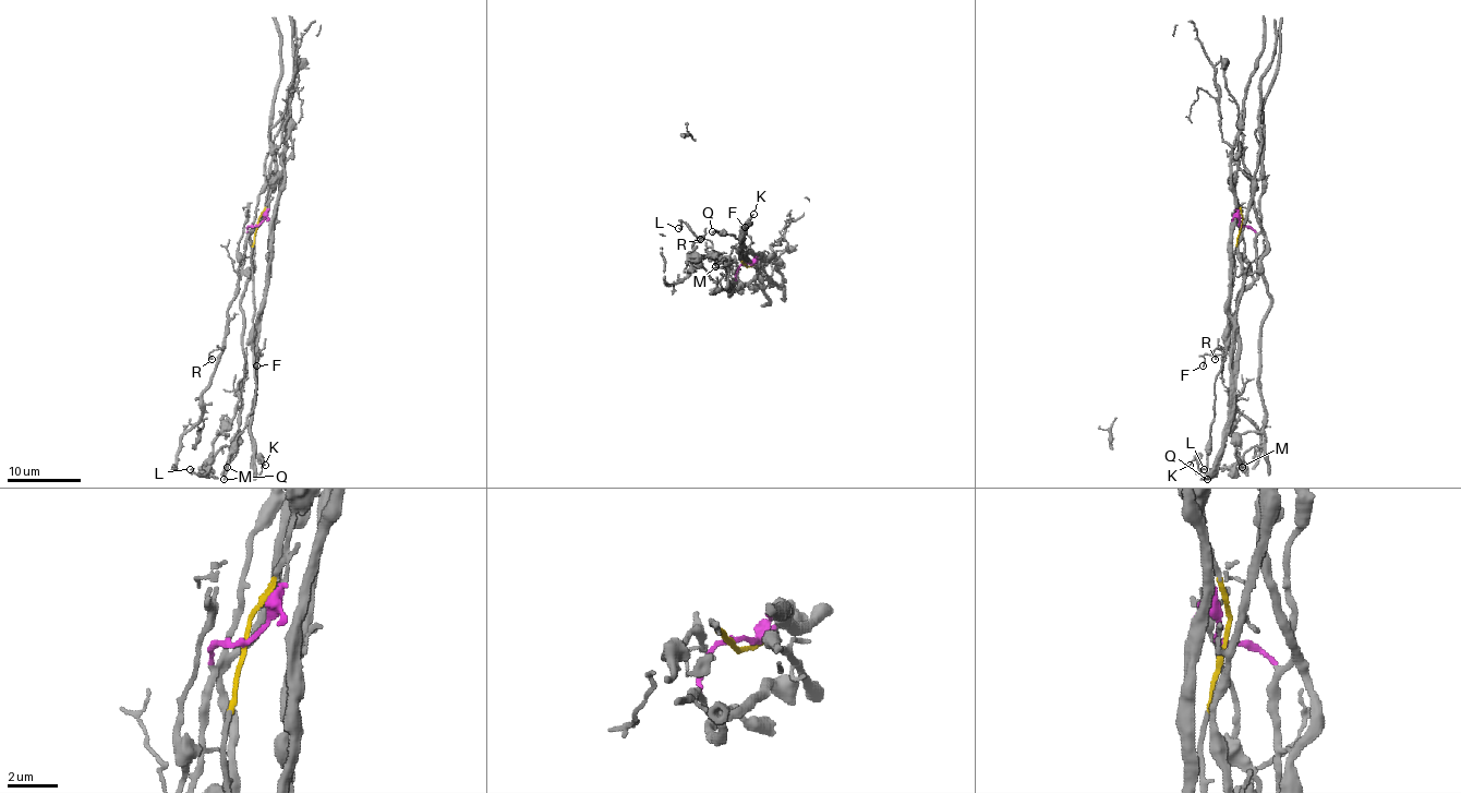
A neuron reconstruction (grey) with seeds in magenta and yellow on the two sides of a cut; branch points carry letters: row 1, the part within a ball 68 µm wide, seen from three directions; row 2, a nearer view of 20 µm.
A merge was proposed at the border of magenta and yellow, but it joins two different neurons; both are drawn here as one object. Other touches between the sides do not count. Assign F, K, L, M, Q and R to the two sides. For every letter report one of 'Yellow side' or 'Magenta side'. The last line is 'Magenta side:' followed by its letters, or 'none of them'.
F: Yellow side
K: Yellow side
L: Magenta side
M: Magenta side
Q: Yellow side
R: Magenta side
Magenta side: L, M, R

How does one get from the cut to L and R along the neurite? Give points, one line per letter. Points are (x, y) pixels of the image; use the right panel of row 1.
L: (1239, 226), (1256, 233), (1270, 299), (1262, 327), (1259, 358), (1265, 440), (1235, 464), (1198, 472), (1204, 469)
R: (1239, 226), (1256, 233), (1256, 279), (1238, 299), (1227, 349), (1217, 347), (1215, 358)

